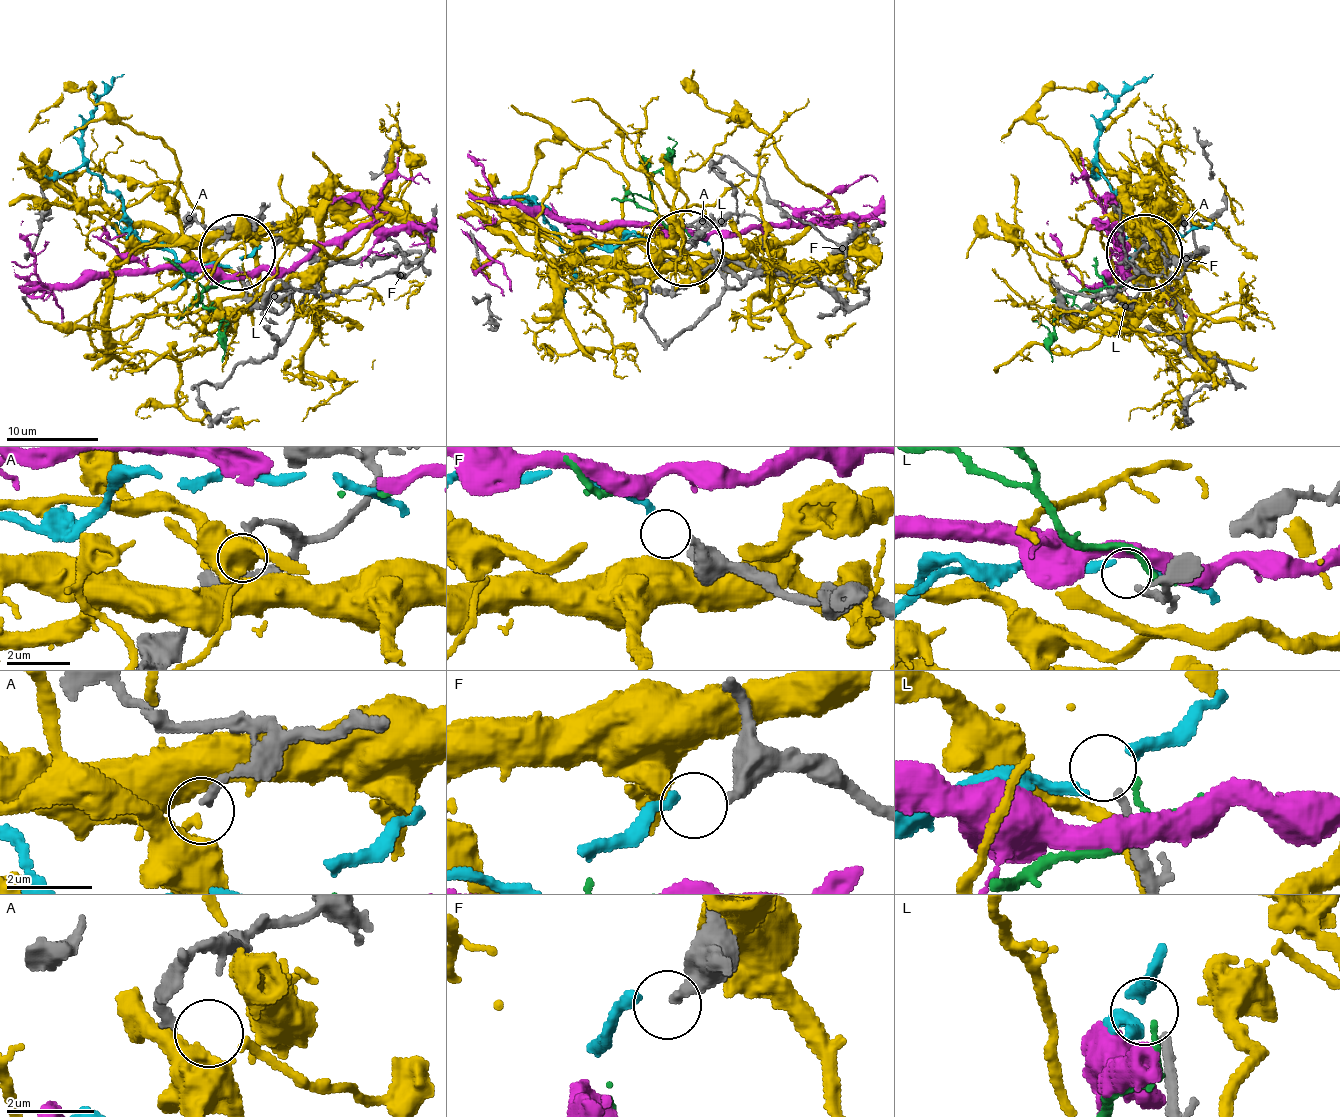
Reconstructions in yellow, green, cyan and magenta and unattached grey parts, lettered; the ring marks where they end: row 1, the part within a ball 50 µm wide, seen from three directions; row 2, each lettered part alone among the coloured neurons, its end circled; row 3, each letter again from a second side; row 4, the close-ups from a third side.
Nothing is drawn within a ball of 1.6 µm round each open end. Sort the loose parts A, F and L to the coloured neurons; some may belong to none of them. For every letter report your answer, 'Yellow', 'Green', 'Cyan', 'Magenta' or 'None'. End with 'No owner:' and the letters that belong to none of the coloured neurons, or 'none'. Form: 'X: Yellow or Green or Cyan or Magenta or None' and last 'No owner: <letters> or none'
A: Yellow
F: Cyan
L: None
No owner: L

